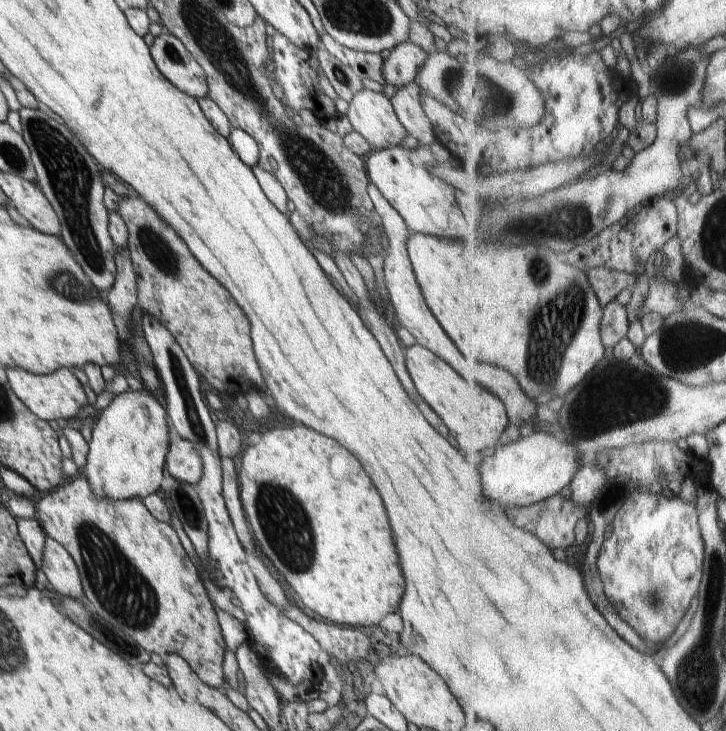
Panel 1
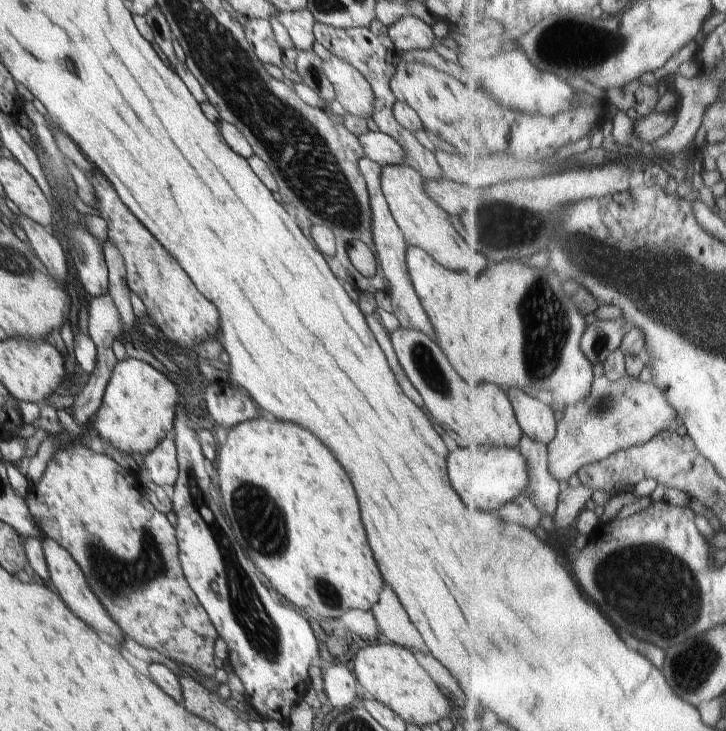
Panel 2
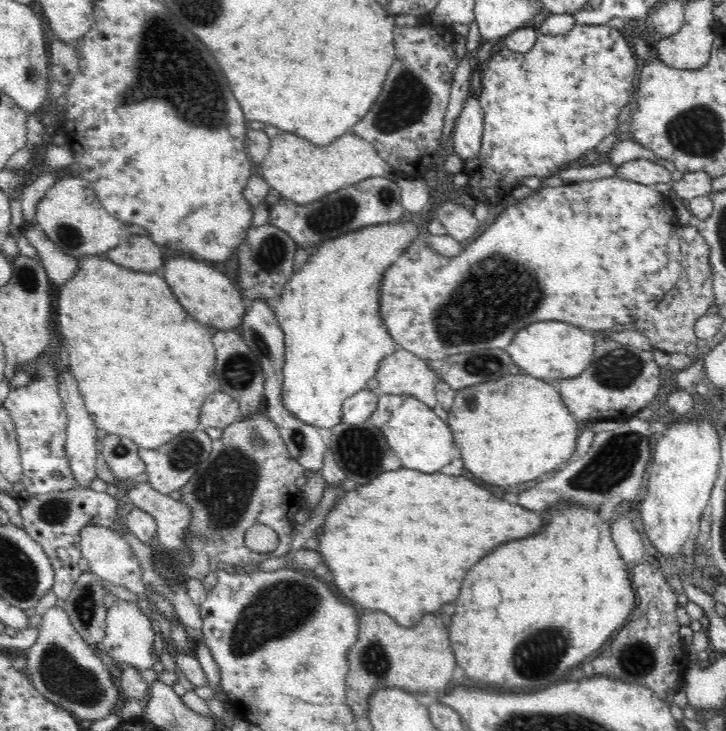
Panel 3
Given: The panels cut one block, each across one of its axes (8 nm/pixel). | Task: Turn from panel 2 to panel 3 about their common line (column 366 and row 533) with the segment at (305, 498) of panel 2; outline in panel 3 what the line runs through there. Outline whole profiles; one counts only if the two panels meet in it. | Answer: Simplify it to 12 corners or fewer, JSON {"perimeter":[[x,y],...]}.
{"perimeter":[[598,509],[466,574],[459,673],[528,691],[598,656],[636,608]]}

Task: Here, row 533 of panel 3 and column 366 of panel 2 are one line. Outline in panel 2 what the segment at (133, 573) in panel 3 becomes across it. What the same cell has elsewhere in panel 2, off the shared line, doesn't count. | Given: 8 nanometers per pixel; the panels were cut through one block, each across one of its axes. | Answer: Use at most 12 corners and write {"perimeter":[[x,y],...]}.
{"perimeter":[[322,59],[347,114],[372,118],[374,92],[350,64]]}

